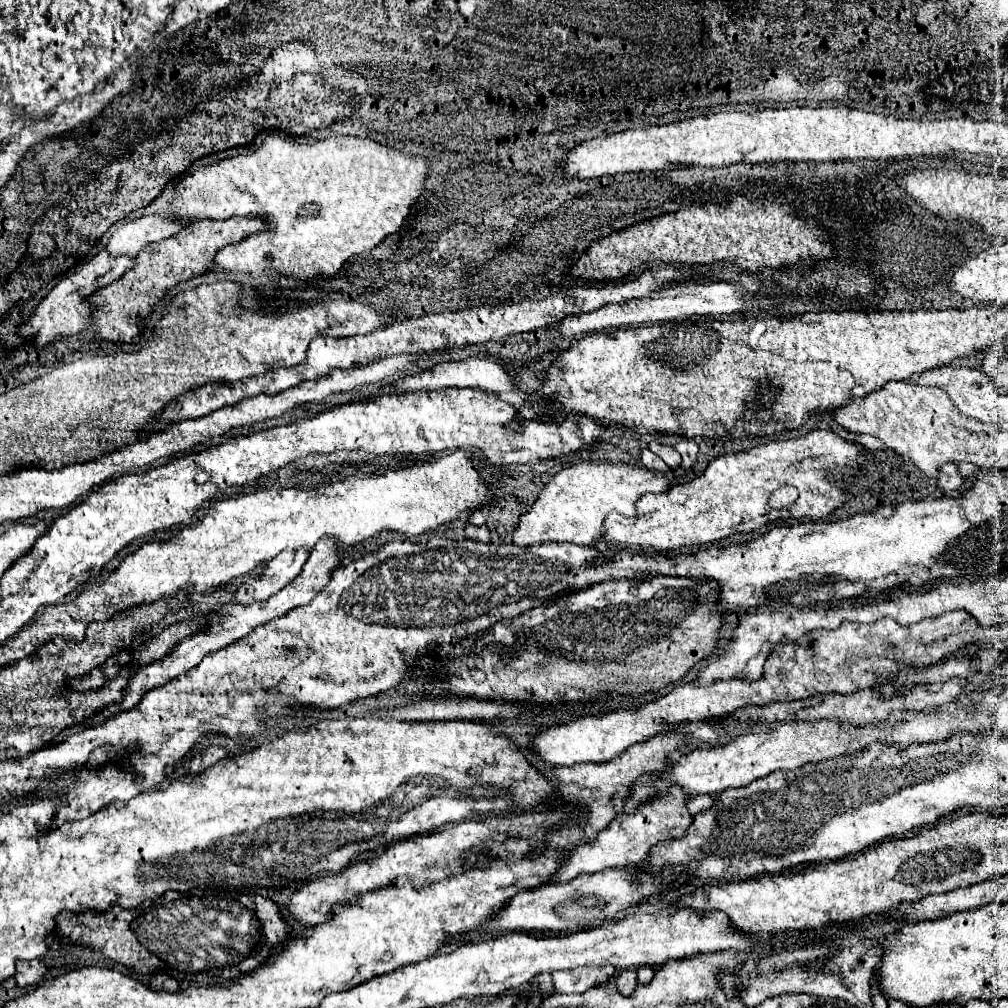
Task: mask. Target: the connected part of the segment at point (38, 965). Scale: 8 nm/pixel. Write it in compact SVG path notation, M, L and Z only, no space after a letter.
M32 959L32 961L18 961L16 963L16 985L18 987L26 987L26 985L36 985L46 973L46 965L40 959Z

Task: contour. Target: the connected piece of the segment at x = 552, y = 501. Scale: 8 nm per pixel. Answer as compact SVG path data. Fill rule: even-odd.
M578 463L554 475L550 483L538 495L532 509L520 519L518 529L512 533L516 545L538 545L544 541L594 545L602 535L602 525L608 513L622 513L636 517L636 501L646 493L668 491L672 481L646 467L630 467L624 463ZM536 521L536 523L534 523Z

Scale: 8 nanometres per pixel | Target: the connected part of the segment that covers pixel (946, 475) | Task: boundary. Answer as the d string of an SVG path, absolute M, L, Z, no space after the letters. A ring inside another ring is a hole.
M946 463L944 467L940 467L938 471L938 487L944 491L956 491L960 489L960 473L956 469L954 463Z

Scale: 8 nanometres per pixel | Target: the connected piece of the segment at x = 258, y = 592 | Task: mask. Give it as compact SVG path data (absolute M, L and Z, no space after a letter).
M298 547L294 551L282 551L268 563L264 575L256 579L246 579L242 585L238 585L234 593L234 601L252 603L252 601L264 601L272 597L276 591L286 587L296 575L300 575L308 557L310 557L308 547Z

